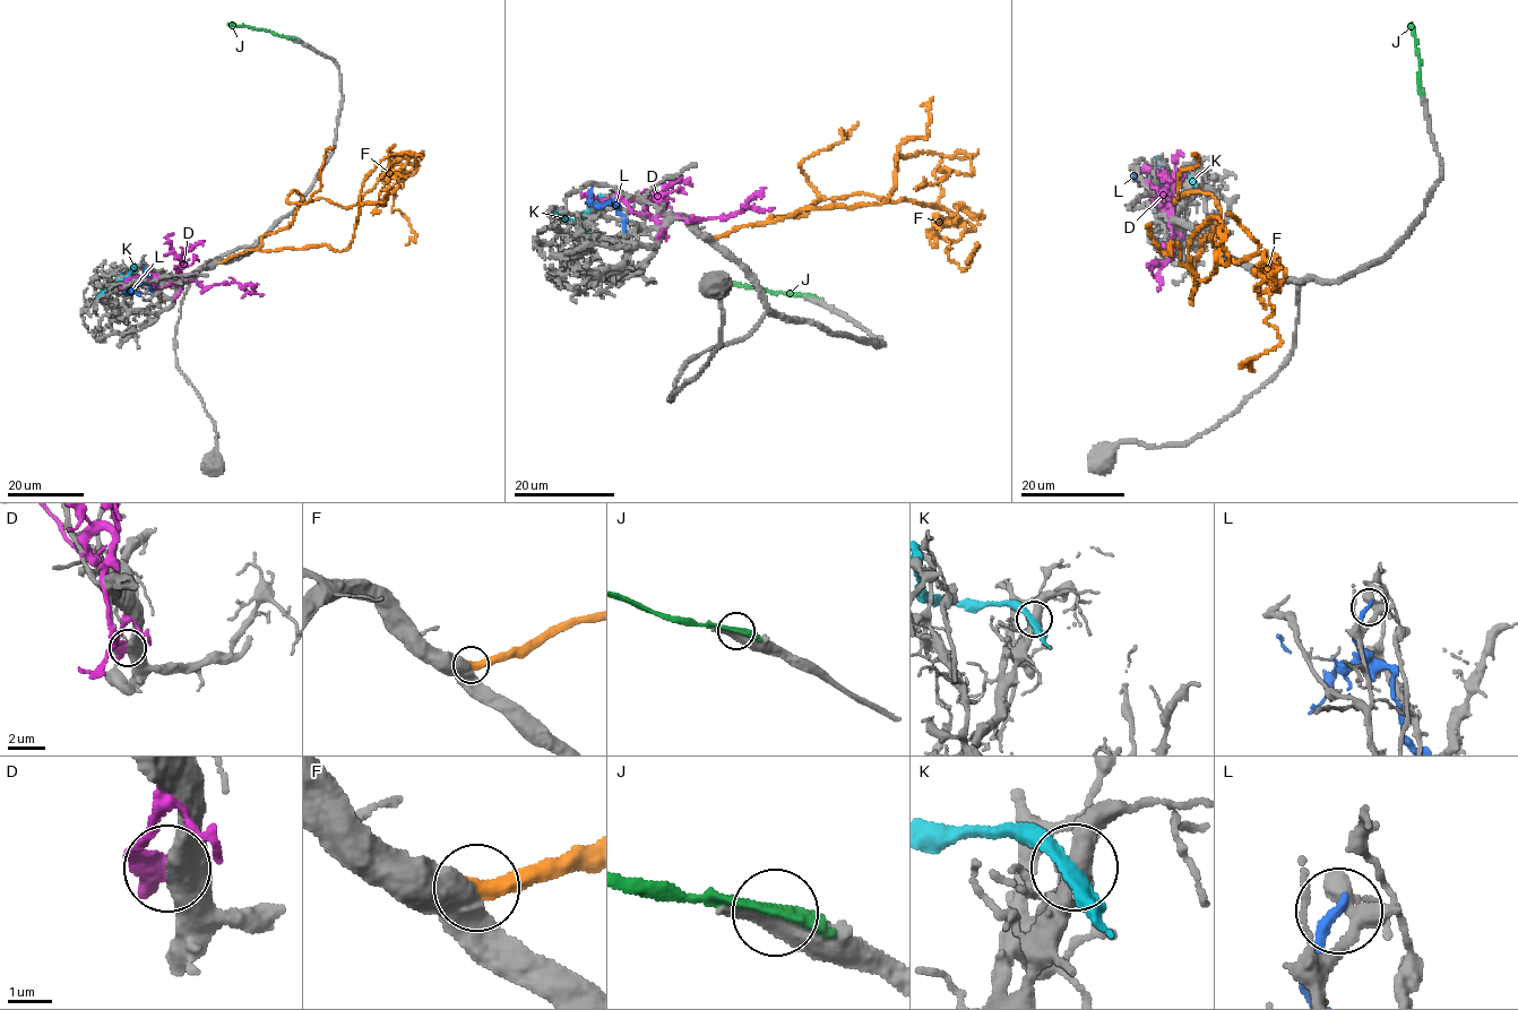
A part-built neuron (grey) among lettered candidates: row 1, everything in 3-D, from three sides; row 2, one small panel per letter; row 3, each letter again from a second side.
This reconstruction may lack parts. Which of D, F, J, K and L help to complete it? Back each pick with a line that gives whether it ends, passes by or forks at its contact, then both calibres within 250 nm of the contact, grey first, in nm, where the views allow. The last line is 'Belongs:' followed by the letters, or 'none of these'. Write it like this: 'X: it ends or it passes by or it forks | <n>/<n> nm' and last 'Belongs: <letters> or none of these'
Belongs: none of these

